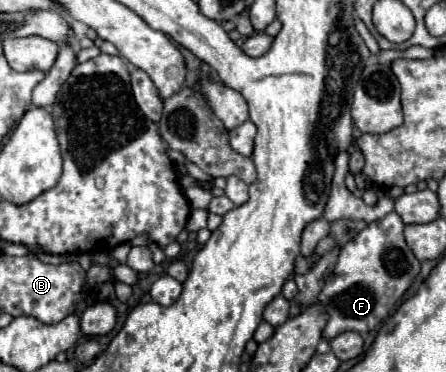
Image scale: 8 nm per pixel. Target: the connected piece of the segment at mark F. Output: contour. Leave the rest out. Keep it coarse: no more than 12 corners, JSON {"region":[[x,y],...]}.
{"region":[[391,212],[343,246],[323,338],[371,332],[419,274]]}

